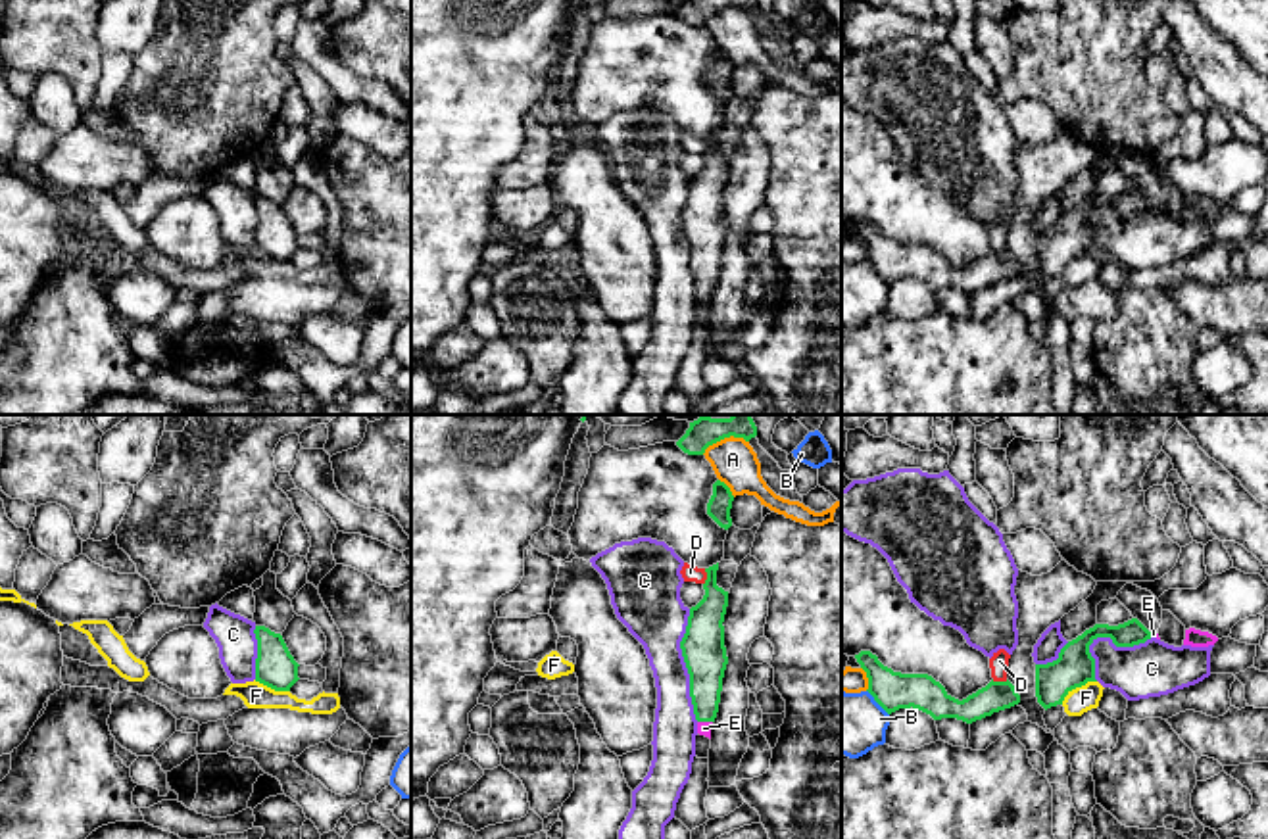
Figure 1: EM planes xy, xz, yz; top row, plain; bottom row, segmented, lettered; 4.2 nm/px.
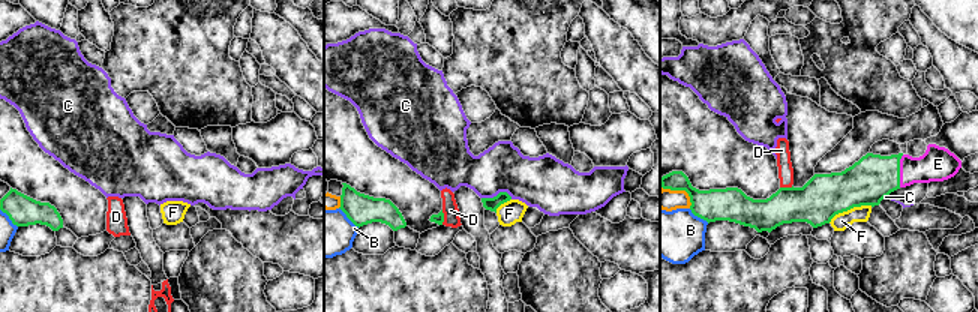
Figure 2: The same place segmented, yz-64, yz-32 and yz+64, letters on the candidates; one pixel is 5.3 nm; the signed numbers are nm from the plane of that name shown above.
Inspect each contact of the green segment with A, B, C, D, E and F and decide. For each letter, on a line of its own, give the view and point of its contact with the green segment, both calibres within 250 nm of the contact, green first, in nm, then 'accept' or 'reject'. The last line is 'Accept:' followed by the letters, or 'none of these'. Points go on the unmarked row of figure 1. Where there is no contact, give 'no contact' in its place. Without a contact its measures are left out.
A: xz (729, 58) | 100/190 nm | reject
B: yz (877, 271) | 160/260 nm | reject
C: xz (686, 235) | 180/260 nm | reject
D: xz (707, 146) | 160/70 nm | reject
E: xz (706, 290) | 170/60 nm | accept
F: yz (1076, 256) | 160/110 nm | reject
Accept: E

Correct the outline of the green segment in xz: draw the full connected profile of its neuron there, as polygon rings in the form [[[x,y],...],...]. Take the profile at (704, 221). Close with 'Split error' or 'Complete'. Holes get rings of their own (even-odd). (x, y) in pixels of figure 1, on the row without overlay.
[[[719,132],[705,138],[705,165],[690,179],[686,204],[680,211],[690,244],[690,267],[697,290],[697,303],[709,309],[719,282],[722,248],[728,234],[722,196],[728,161],[717,156],[717,140]]]. Split error

